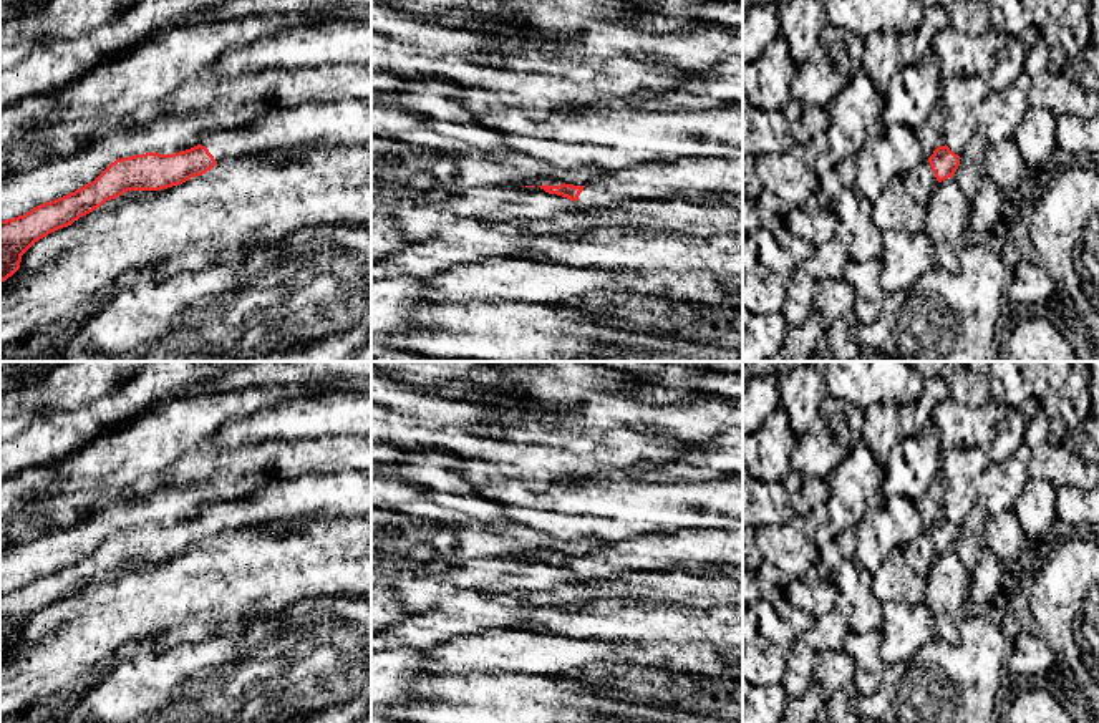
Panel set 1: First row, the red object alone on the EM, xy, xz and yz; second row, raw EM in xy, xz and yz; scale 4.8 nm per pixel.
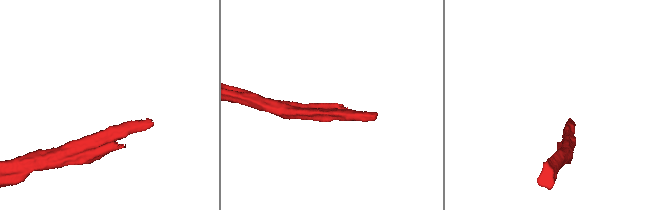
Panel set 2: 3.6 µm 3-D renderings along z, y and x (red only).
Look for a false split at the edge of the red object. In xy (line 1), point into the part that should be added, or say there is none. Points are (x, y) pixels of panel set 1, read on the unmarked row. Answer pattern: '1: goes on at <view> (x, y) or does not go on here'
1: goes on at xy (342, 494)

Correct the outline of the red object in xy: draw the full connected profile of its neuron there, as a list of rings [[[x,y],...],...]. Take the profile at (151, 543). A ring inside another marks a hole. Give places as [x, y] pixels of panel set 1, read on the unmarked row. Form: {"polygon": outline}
{"polygon": [[[371,471],[307,474],[270,481],[250,499],[204,506],[191,521],[146,524],[111,534],[93,554],[30,584],[0,592],[0,652],[12,648],[22,627],[48,605],[128,562],[161,562],[202,547],[232,531],[305,526],[318,519],[371,517]]]}

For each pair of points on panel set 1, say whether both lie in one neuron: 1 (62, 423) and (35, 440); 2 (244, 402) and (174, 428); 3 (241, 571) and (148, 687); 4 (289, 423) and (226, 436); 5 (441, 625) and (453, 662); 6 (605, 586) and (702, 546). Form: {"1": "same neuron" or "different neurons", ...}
{"1": "same neuron", "2": "same neuron", "3": "different neurons", "4": "same neuron", "5": "different neurons", "6": "different neurons"}

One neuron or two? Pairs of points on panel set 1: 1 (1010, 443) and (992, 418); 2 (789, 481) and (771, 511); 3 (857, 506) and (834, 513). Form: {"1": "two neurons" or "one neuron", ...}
{"1": "one neuron", "2": "one neuron", "3": "one neuron"}

